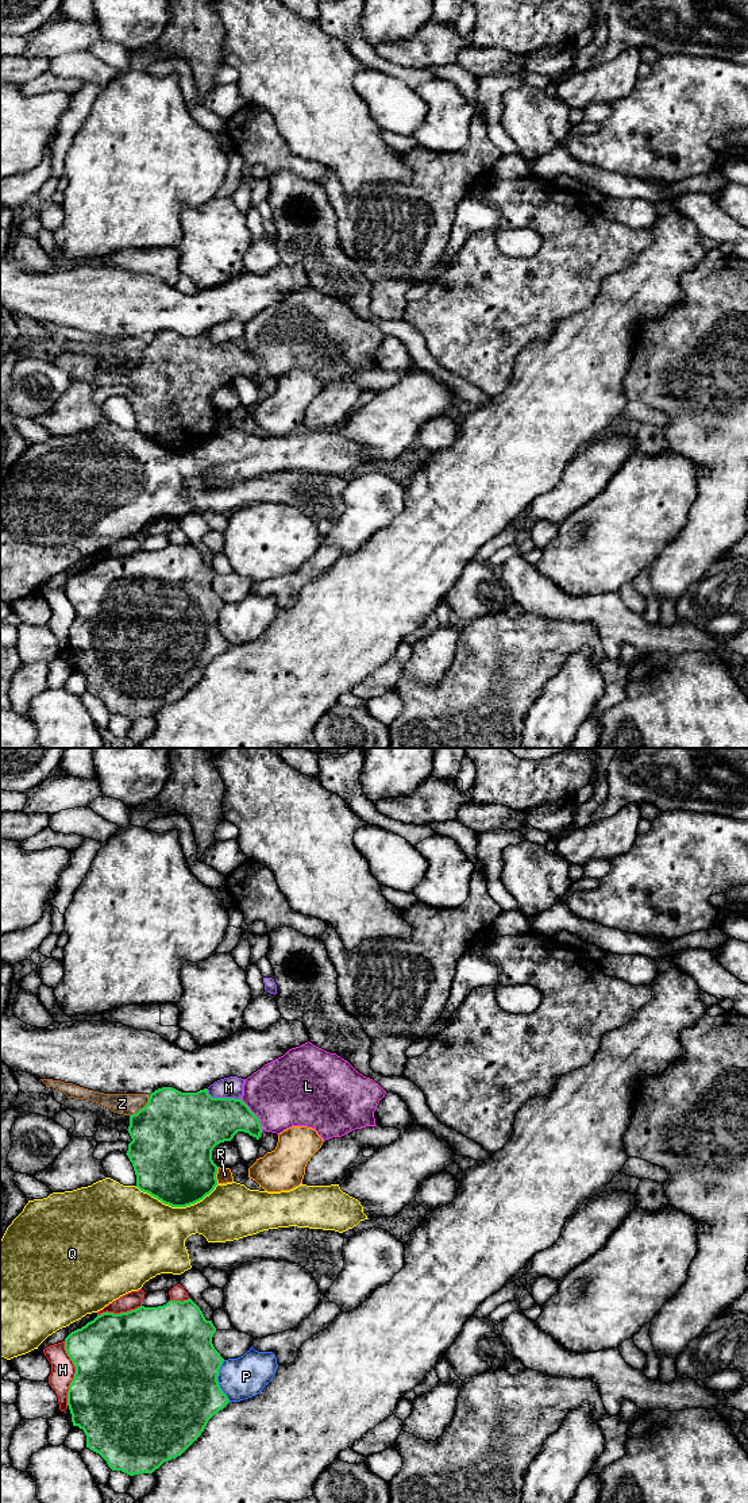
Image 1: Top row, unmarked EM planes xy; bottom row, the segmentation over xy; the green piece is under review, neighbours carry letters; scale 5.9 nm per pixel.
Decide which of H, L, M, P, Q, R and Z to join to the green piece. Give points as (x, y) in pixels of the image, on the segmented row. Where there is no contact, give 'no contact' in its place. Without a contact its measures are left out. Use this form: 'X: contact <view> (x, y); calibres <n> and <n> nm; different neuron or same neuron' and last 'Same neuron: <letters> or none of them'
H: contact xy (74, 1374); calibres 500 and 140 nm; different neuron
L: contact xy (254, 1114); calibres 280 and 420 nm; different neuron
M: contact xy (222, 1098); calibres 400 and 130 nm; different neuron
P: contact xy (216, 1380); calibres 500 and 240 nm; different neuron
Q: contact xy (176, 1206); calibres 460 and 440 nm; different neuron
R: contact xy (215, 1175); calibres 460 and 90 nm; different neuron
Z: contact xy (143, 1108); calibres 500 and 130 nm; different neuron
Same neuron: none of them

